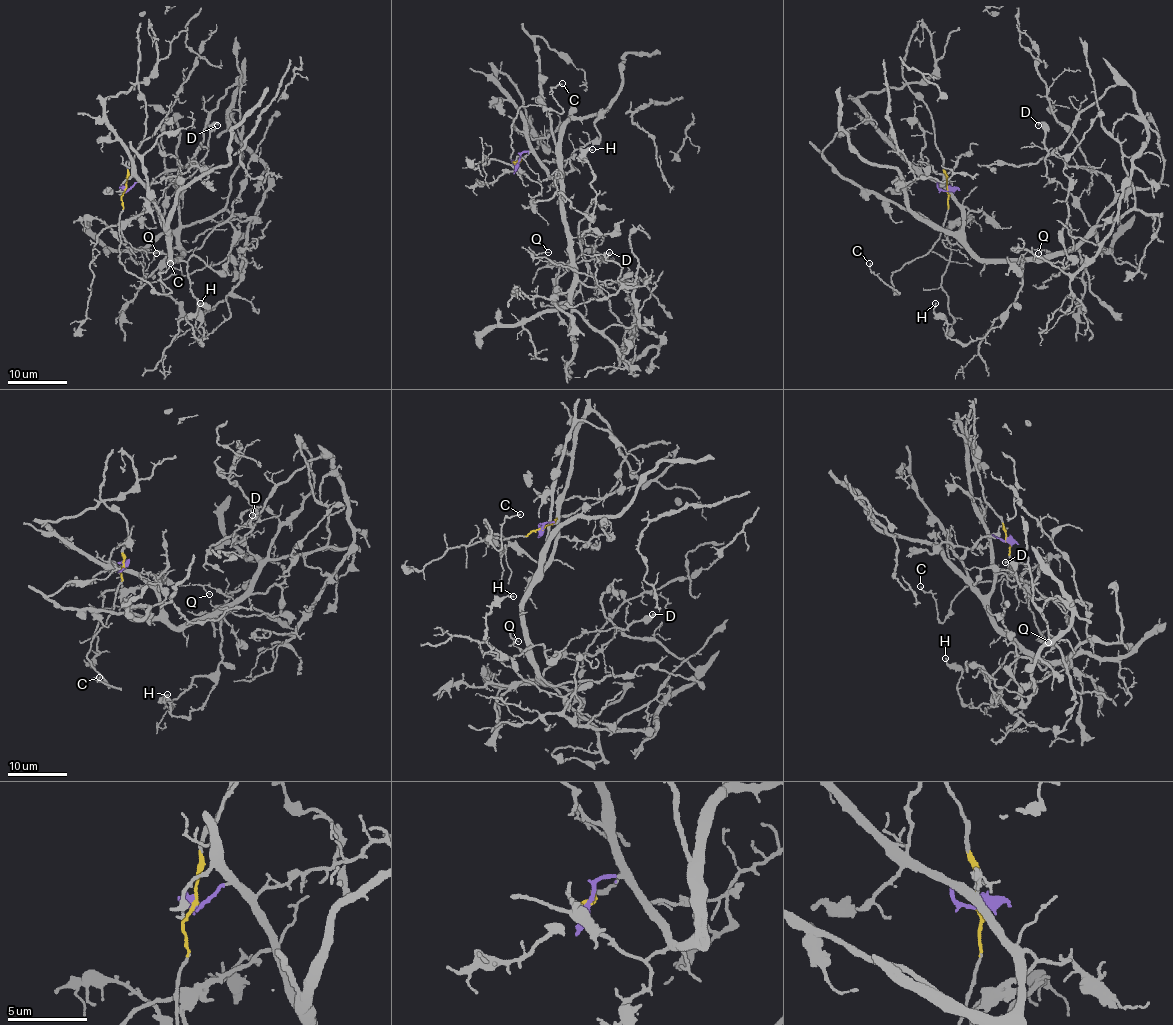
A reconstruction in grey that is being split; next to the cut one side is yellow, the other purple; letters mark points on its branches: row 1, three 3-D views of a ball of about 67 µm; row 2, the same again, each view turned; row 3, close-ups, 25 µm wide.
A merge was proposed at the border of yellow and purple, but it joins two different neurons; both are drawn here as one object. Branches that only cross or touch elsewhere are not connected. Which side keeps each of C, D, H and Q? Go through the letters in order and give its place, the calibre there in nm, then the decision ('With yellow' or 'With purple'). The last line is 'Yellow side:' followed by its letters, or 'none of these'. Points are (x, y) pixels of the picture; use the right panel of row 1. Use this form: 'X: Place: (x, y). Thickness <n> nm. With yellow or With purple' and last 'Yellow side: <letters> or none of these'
C: Place: (869, 263). Thickness 110 nm. With yellow
D: Place: (1038, 125). Thickness 180 nm. With purple
H: Place: (935, 303). Thickness 120 nm. With purple
Q: Place: (1038, 253). Thickness 110 nm. With purple
Yellow side: C

